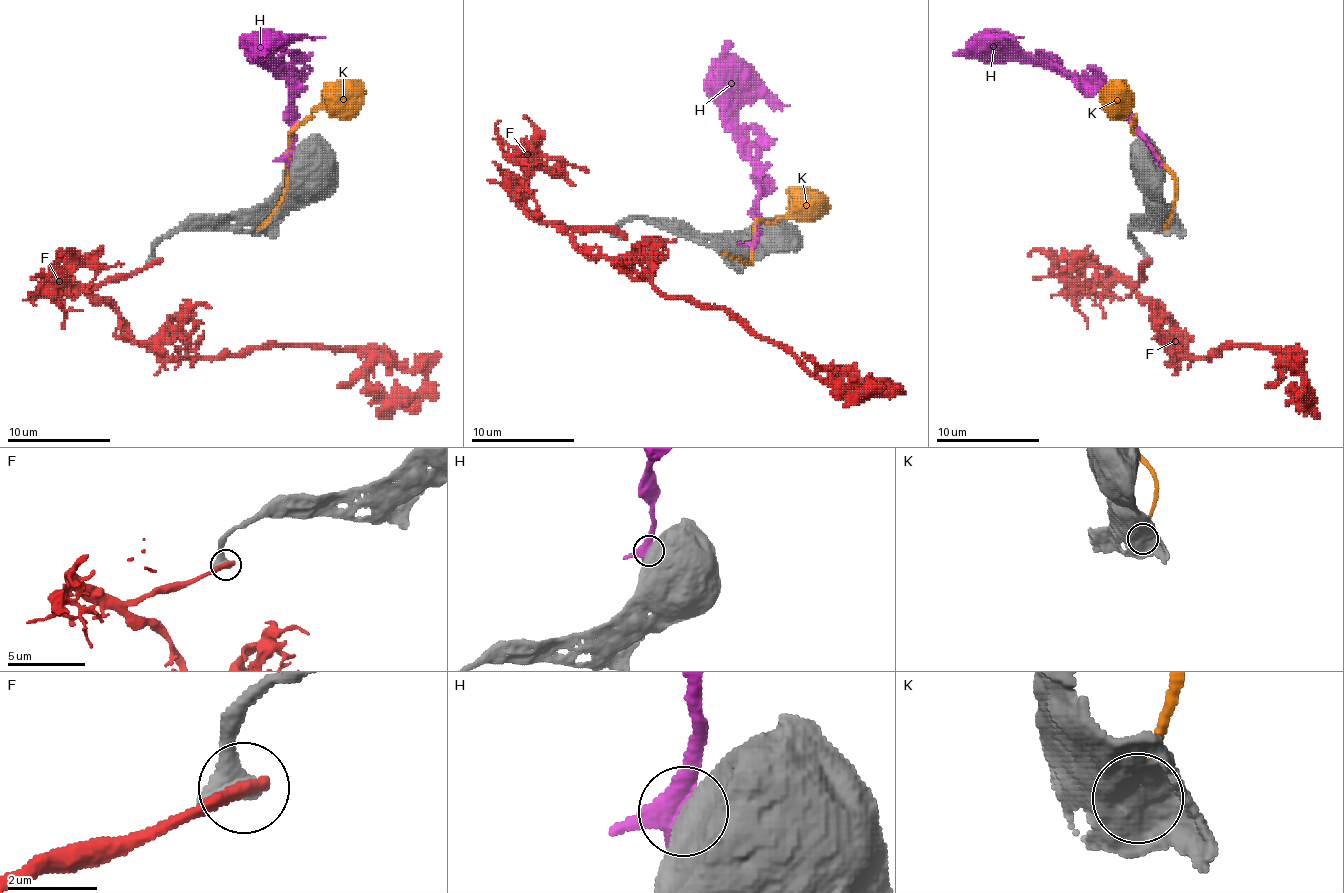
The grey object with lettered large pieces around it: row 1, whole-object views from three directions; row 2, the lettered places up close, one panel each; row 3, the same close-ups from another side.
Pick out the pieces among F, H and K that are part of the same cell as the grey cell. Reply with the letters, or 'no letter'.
F

